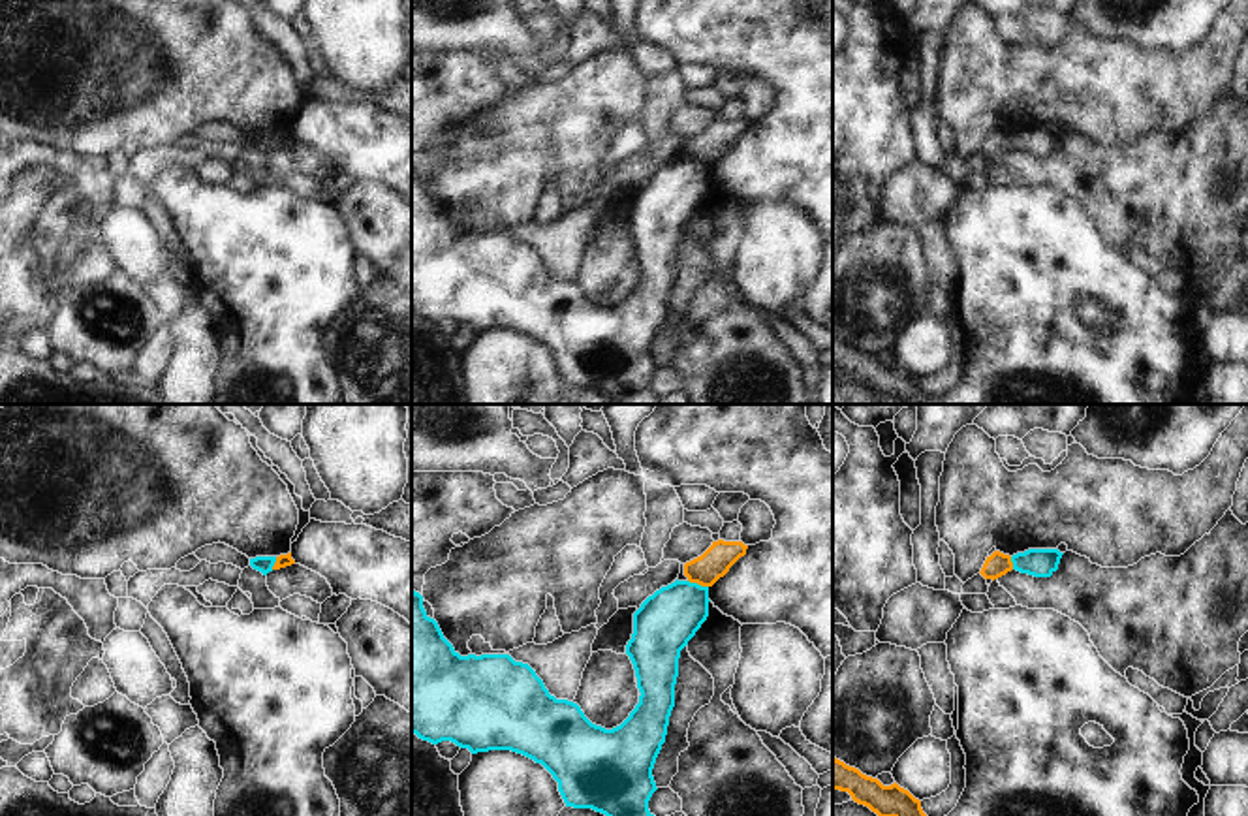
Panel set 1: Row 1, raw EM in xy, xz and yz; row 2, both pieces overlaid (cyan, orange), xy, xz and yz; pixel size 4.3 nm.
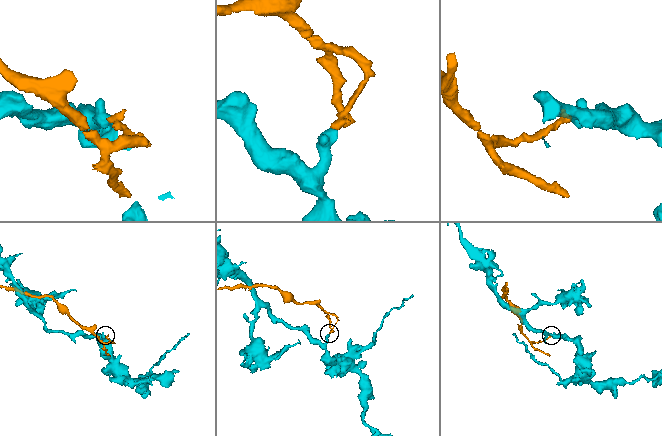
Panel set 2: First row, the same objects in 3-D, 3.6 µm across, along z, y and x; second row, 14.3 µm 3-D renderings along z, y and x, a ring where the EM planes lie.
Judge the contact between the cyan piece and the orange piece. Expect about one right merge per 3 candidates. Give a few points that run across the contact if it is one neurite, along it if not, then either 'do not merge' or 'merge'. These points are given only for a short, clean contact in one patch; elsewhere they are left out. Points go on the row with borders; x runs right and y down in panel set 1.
xz (688, 580), (707, 587) | do not merge

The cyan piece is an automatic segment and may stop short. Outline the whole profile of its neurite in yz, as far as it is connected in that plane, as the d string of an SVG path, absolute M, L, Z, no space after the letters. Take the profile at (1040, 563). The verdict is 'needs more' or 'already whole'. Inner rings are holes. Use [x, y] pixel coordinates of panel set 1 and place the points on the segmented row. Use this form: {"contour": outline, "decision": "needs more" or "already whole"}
{"contour": "M1028 549L1011 557L1013 570L1034 577L1051 577L1064 553L1058 549Z", "decision": "already whole"}

